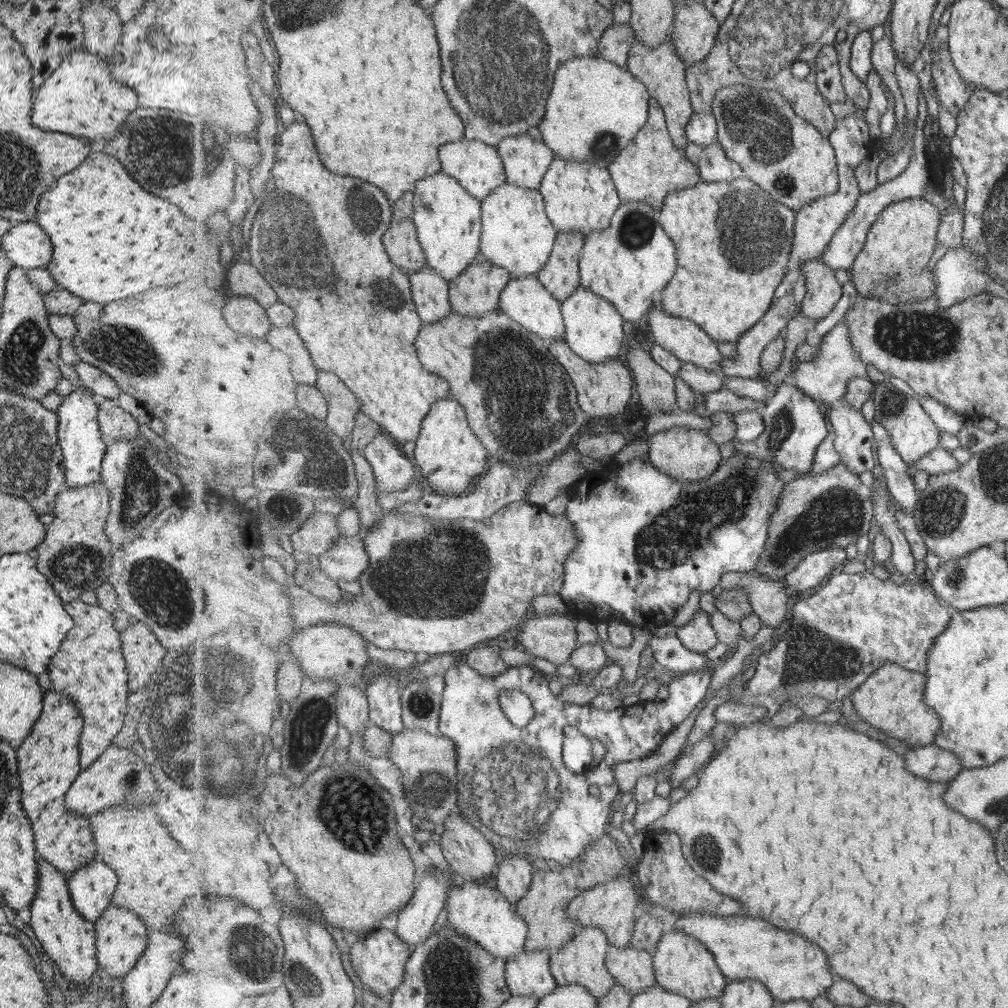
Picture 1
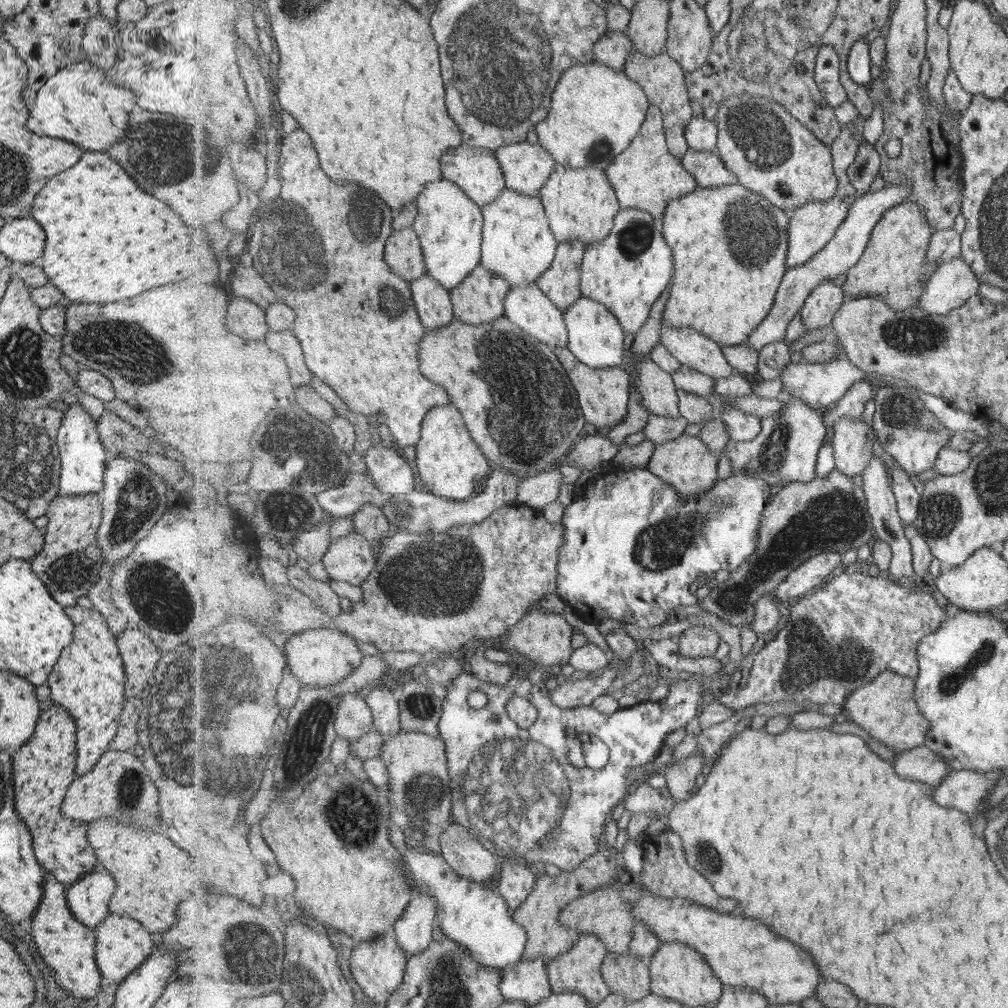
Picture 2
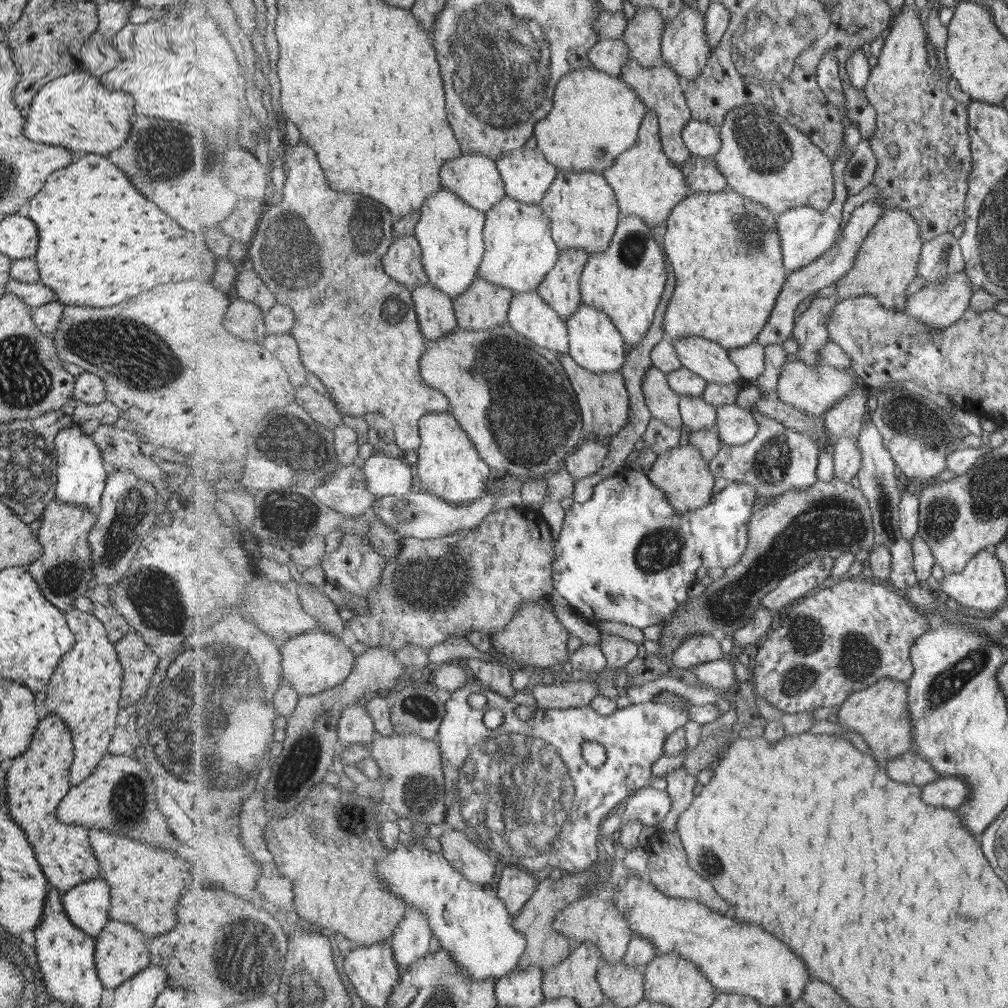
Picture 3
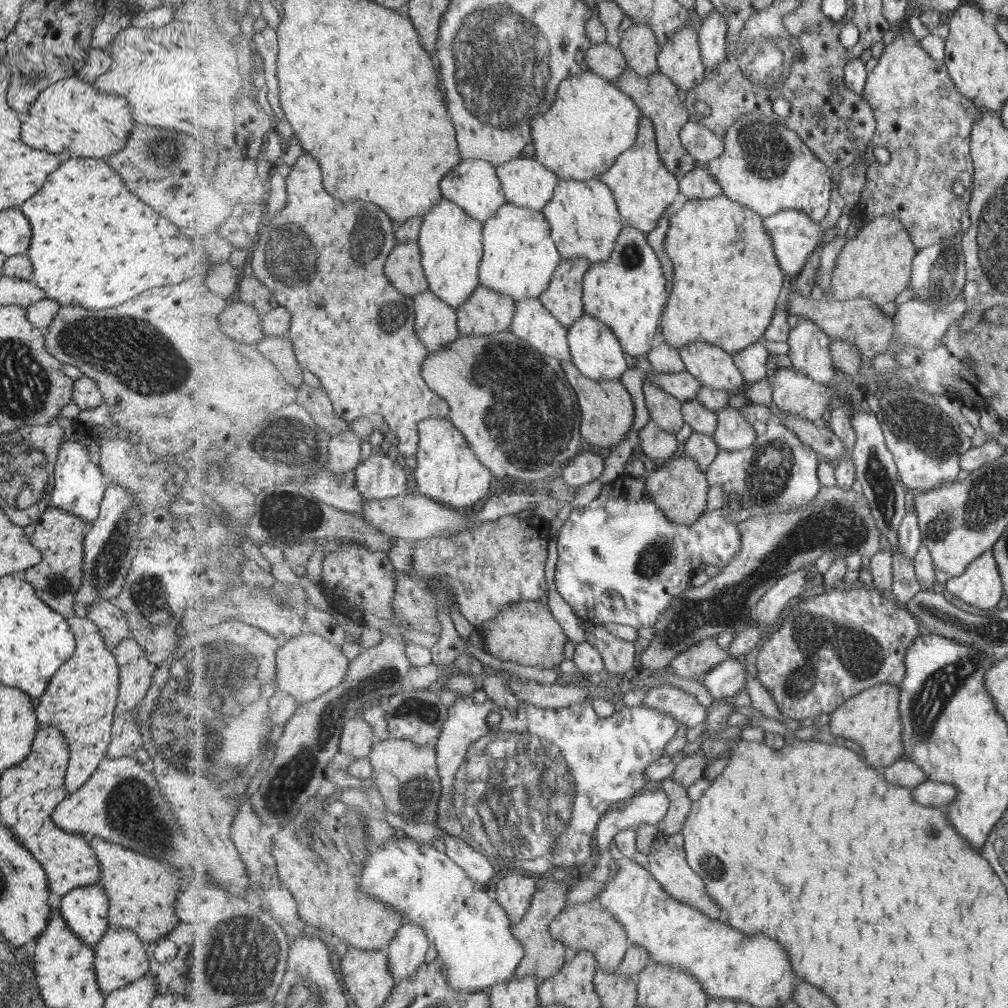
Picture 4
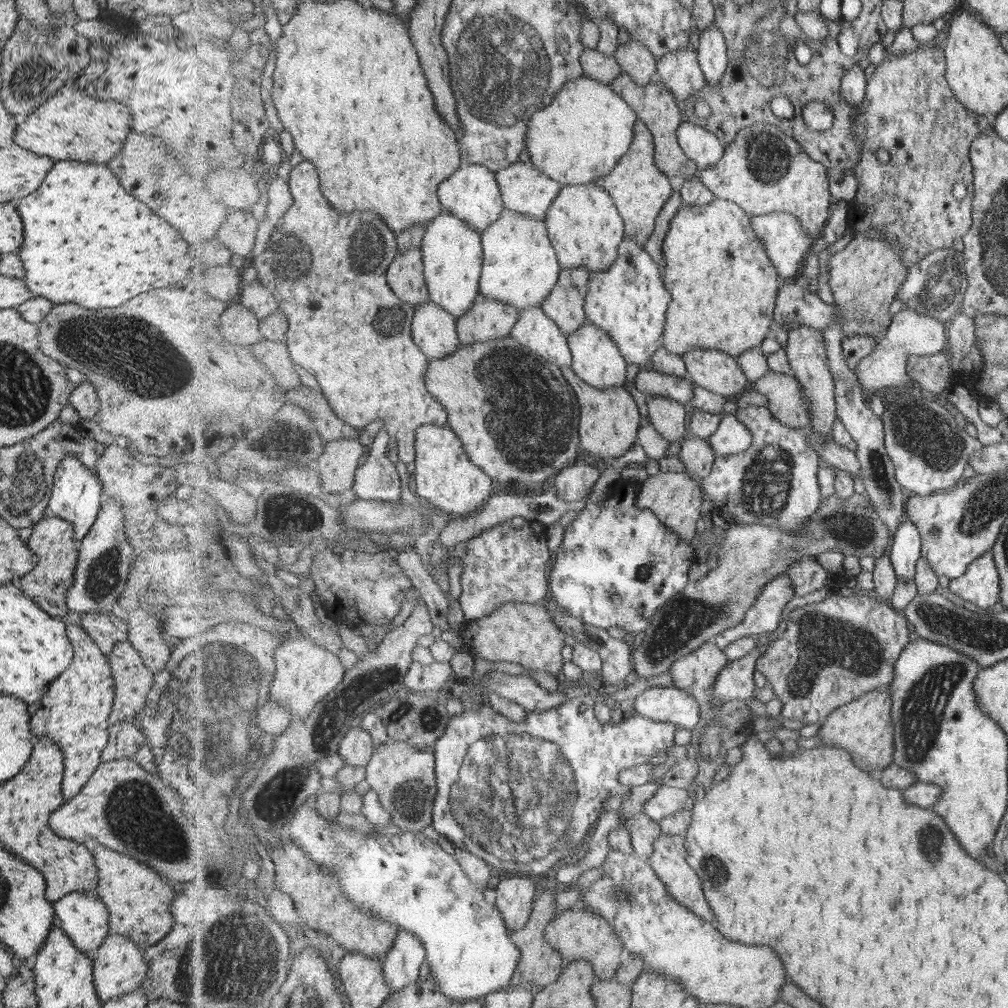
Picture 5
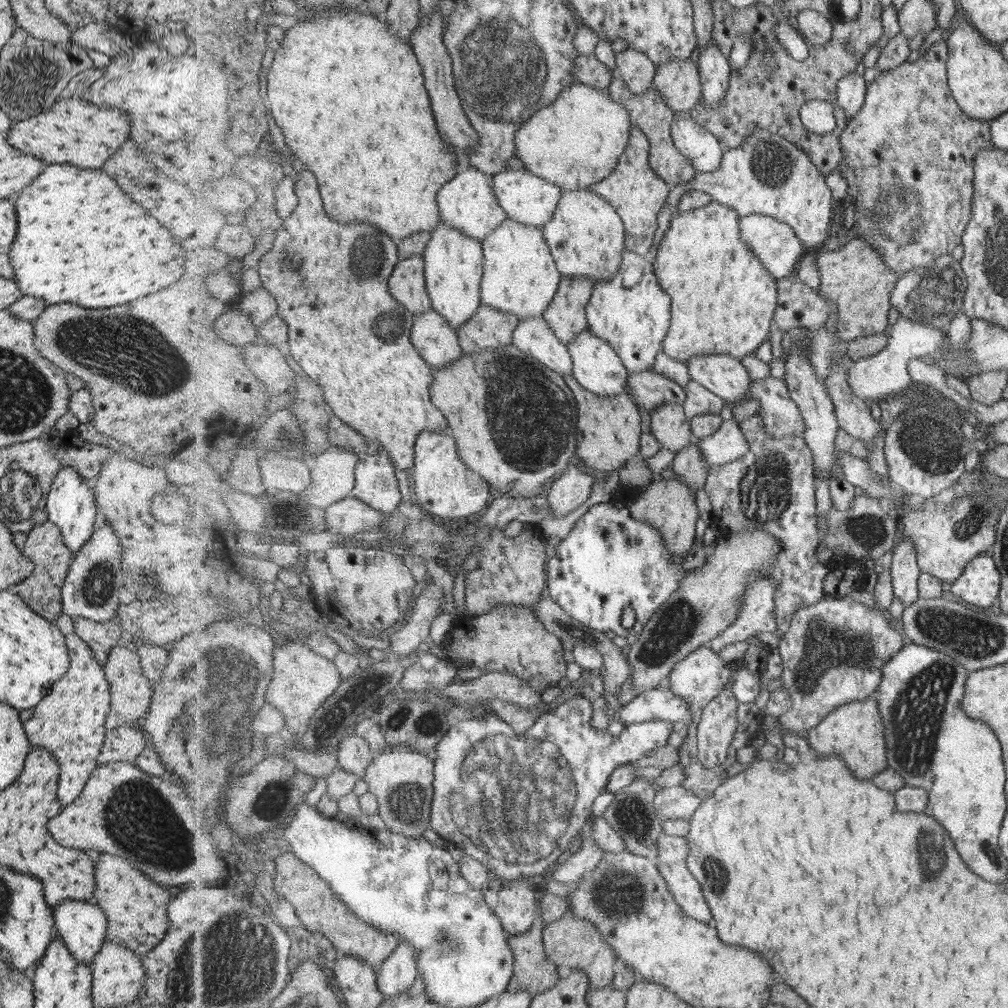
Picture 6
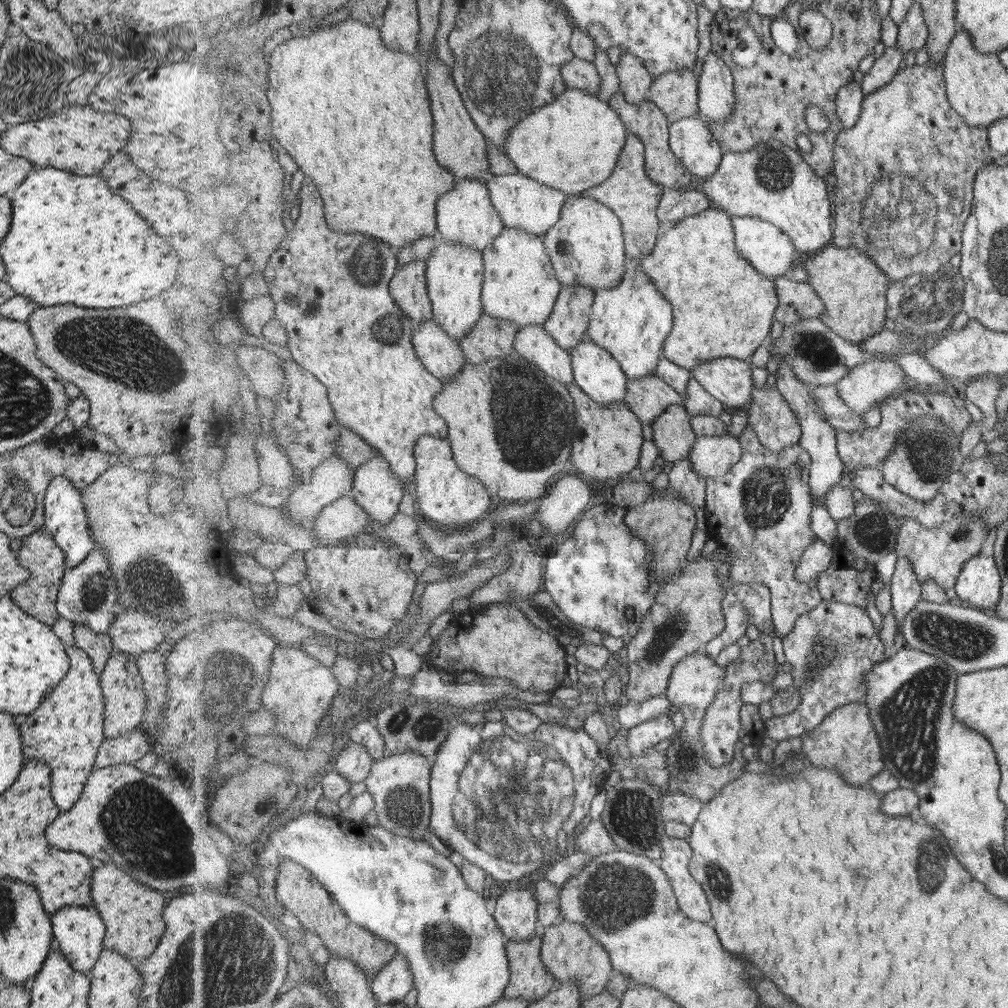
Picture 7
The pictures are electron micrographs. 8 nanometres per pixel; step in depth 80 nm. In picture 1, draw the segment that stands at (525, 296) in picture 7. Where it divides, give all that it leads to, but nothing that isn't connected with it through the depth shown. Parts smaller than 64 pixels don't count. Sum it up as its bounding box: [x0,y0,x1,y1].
[480,182,558,280]

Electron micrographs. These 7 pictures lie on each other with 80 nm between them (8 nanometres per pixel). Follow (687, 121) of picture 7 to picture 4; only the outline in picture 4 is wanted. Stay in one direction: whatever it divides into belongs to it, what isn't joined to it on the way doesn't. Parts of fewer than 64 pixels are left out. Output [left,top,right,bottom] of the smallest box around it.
[680,121,725,165]

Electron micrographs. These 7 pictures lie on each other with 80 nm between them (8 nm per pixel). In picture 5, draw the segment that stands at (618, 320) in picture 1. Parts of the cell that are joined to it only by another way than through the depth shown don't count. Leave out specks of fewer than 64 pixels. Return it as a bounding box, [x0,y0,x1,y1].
[568,320,627,389]

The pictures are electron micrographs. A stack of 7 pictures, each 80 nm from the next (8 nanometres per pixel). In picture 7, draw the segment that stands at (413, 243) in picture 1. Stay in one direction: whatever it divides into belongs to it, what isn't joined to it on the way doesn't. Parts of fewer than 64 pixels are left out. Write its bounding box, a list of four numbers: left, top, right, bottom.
[390,260,434,326]

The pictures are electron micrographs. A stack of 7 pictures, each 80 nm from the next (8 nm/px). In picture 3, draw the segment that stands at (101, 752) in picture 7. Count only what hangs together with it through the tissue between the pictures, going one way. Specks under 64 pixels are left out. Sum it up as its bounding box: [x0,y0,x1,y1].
[107,707,140,755]

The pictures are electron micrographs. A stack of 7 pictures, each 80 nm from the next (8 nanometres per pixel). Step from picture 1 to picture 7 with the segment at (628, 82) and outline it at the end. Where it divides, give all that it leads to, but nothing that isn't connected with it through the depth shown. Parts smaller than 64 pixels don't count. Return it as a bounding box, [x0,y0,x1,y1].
[503,88,628,196]

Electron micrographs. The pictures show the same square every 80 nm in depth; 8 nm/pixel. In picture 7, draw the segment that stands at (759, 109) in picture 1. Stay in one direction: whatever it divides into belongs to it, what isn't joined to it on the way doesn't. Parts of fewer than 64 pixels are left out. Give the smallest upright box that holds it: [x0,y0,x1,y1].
[678,139,835,258]

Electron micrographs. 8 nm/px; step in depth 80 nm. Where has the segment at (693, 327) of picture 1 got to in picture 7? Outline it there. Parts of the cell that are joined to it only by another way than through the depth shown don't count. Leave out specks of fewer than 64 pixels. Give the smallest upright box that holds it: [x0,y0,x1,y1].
[692,357,755,411]

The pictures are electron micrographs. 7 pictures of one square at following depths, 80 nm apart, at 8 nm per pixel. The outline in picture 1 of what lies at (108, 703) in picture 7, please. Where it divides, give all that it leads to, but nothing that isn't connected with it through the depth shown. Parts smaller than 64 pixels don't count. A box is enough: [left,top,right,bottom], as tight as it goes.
[118,621,166,694]

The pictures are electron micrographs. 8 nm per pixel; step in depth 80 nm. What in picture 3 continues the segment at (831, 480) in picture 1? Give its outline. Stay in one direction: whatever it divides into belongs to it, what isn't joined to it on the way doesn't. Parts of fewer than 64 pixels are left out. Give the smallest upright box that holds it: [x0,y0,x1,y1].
[655,476,876,661]

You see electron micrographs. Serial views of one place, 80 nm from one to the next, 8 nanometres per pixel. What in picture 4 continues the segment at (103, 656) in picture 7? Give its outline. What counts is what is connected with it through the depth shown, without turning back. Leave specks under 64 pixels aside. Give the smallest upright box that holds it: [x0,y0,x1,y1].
[86,599,130,651]

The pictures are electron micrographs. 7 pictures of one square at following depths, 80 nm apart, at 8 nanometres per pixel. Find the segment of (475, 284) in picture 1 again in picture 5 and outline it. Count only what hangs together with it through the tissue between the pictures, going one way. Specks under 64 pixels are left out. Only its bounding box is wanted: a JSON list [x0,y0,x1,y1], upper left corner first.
[458,296,519,345]

